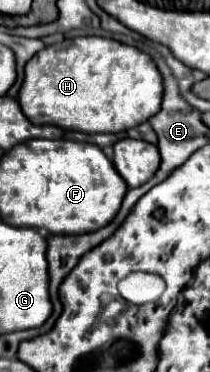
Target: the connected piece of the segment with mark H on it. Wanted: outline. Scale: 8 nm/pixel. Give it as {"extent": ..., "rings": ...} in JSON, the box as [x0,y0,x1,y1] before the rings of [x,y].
{"extent":[18,36,164,134],"rings":[[[80,36],[64,40],[40,50],[26,64],[26,78],[18,94],[22,112],[34,120],[34,124],[54,124],[62,130],[78,130],[86,134],[98,132],[124,132],[148,122],[162,108],[164,84],[154,60],[128,44],[120,44],[100,36]]]}

